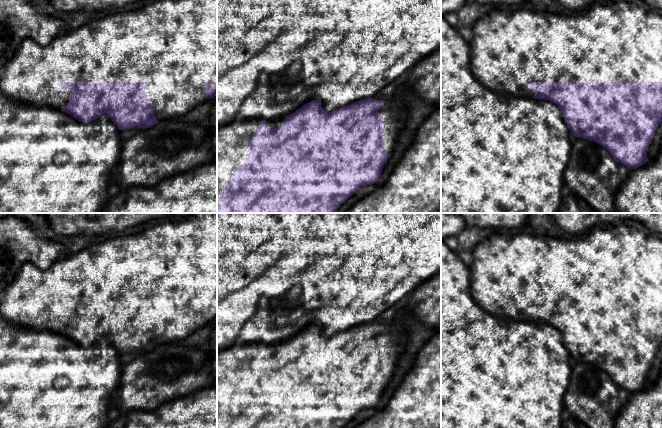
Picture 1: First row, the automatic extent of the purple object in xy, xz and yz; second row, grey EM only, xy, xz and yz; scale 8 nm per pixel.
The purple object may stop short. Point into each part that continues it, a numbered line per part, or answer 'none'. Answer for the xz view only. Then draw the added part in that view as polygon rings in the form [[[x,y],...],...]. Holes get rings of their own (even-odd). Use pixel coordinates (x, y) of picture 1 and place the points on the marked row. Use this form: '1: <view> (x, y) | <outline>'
1: xz (233, 139) | [[[261,119],[235,121],[217,129],[217,207],[221,204],[218,198],[225,192],[225,183],[233,180],[233,174],[249,156],[249,142],[253,140],[253,134],[261,127],[261,122]]]

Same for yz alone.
1: yz (618, 41) | [[[626,0],[596,3],[583,11],[553,13],[520,7],[496,7],[480,18],[473,16],[470,65],[475,78],[500,94],[533,98],[530,82],[662,82],[662,16]]]

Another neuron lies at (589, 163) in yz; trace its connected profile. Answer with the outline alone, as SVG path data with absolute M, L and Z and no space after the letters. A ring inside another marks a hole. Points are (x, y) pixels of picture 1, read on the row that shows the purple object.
M575 137L571 142L570 155L565 168L565 185L571 193L584 199L598 213L615 213L616 194L603 180L606 179L611 187L619 187L624 179L619 170L619 163L601 145L594 141Z

